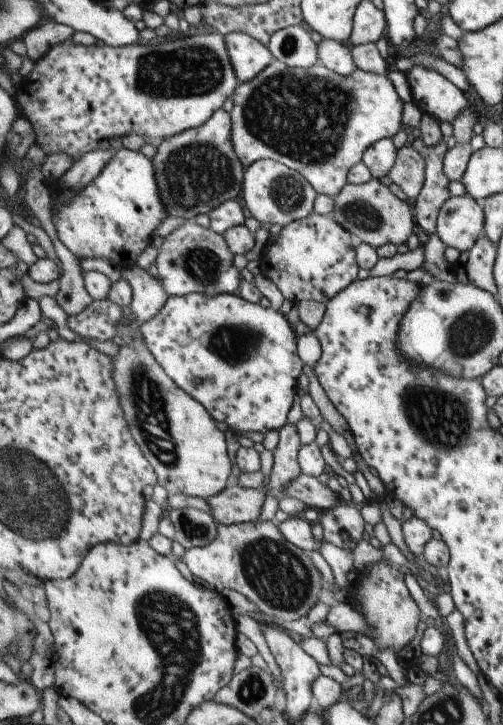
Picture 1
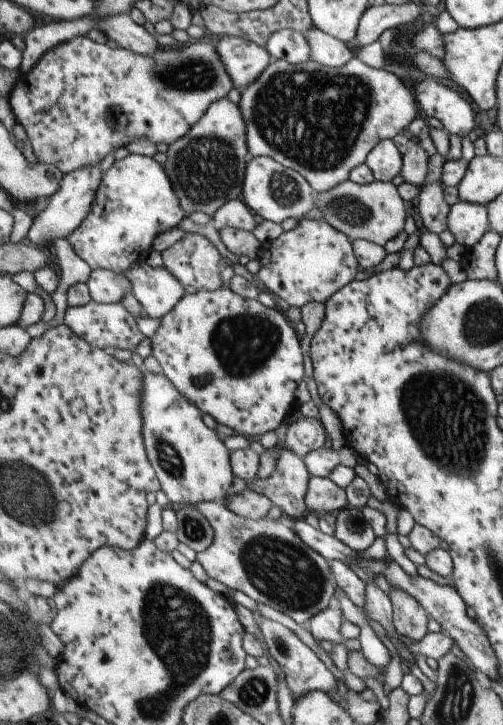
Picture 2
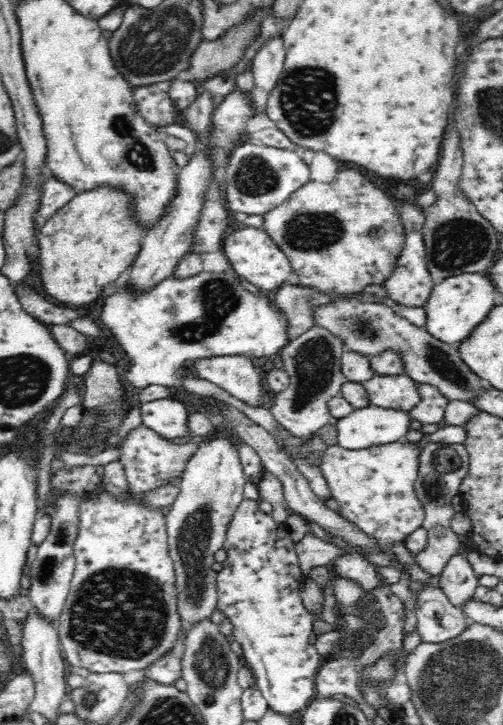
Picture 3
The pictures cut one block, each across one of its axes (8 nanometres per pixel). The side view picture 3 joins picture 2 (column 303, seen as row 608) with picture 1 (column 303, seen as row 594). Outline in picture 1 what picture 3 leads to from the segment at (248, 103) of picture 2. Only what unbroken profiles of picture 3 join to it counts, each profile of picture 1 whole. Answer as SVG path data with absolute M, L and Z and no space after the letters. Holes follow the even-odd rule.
M274 59L274 61L253 80L240 83L234 92L233 101L234 106L230 112L233 119L232 139L236 153L245 168L249 168L254 162L261 159L273 159L286 164L293 170L298 170L315 187L317 194L325 194L333 197L336 197L348 183L350 170L353 169L355 165L363 162L362 158L365 156L366 150L383 139L393 139L394 136L401 131L401 125L406 121L403 117L403 104L405 104L405 102L403 102L403 98L399 99L399 94L397 94L397 90L395 90L395 86L393 86L393 82L391 82L391 78L387 76L387 73L372 73L358 68L354 70L353 74L343 76L334 70L328 69L327 66L323 66L320 62L309 68L293 68L280 60Z

